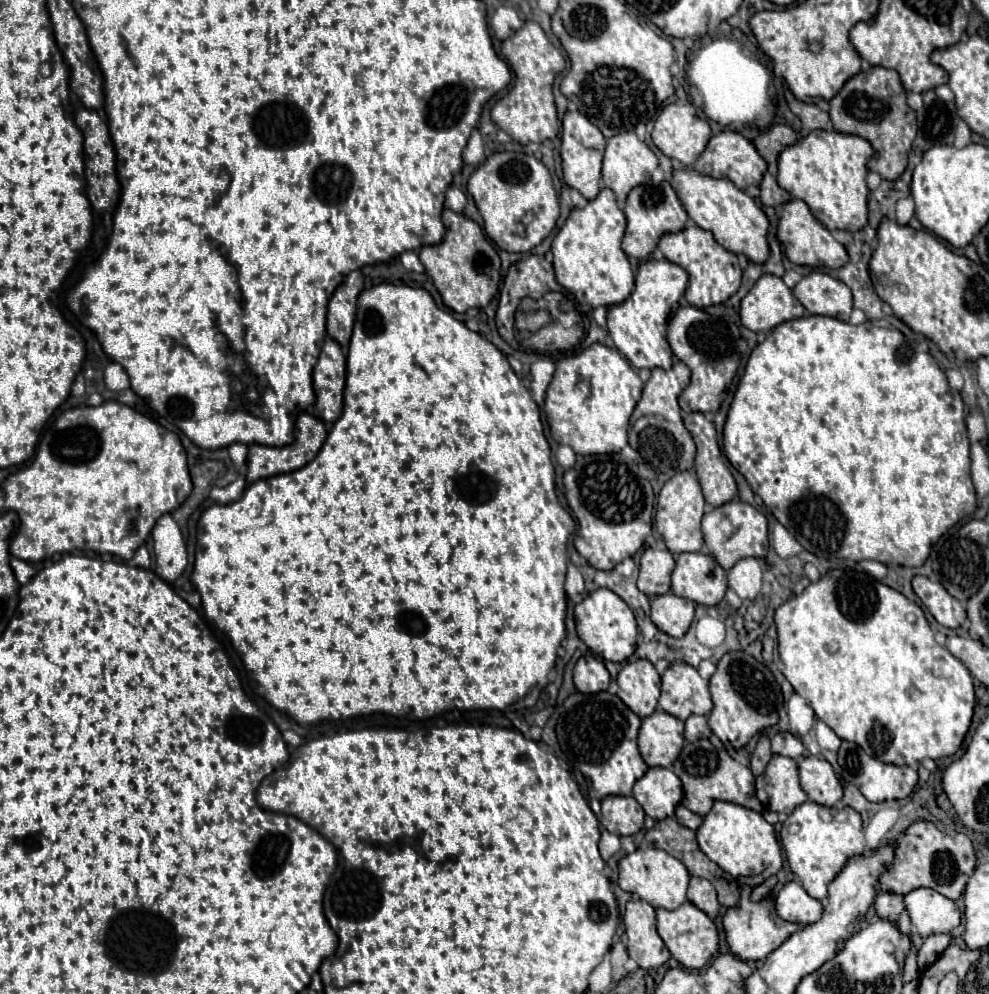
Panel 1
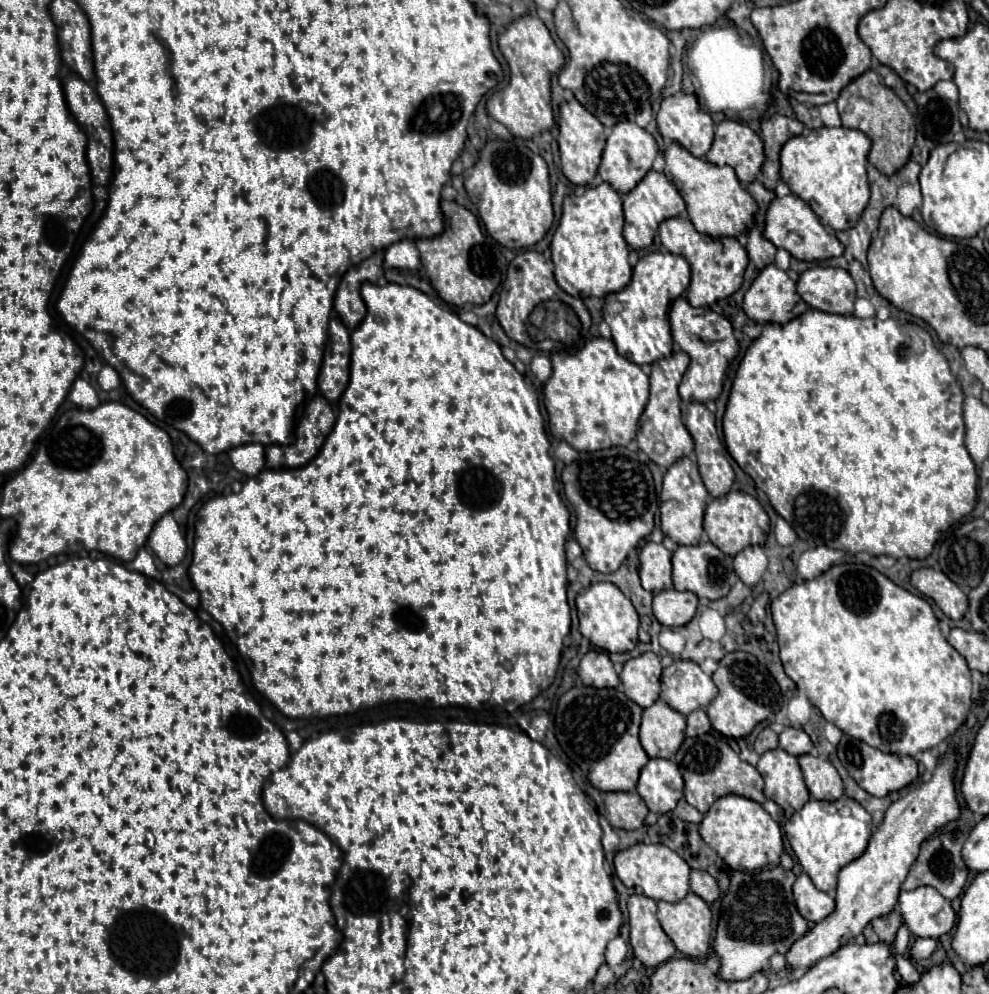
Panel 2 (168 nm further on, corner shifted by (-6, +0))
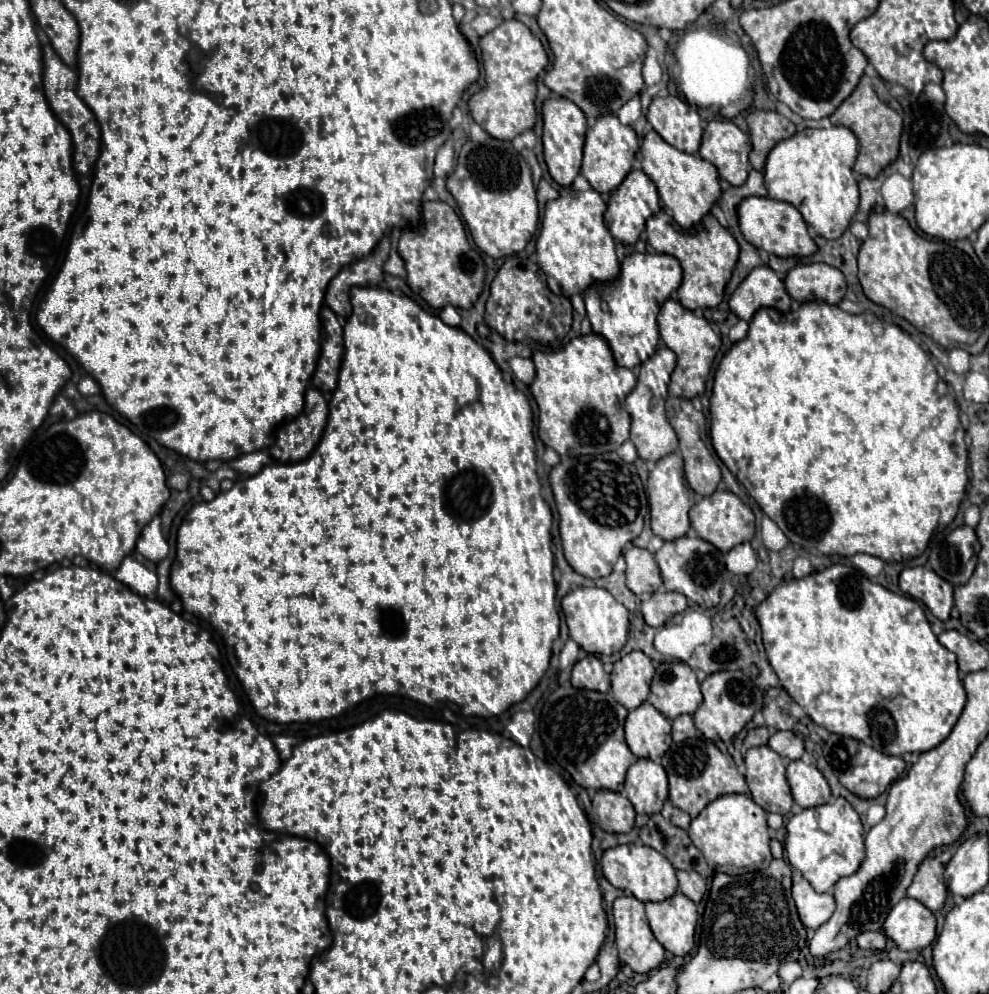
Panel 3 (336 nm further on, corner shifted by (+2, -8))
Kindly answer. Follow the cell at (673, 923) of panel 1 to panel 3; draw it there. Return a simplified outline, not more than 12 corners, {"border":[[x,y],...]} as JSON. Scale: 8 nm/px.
{"border":[[682,892],[646,902],[656,940],[674,956],[694,948],[696,904]]}

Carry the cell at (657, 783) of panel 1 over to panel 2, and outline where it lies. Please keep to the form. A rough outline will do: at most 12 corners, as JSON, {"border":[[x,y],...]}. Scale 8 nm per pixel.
{"border":[[672,760],[640,772],[638,794],[650,812],[672,812],[684,780]]}

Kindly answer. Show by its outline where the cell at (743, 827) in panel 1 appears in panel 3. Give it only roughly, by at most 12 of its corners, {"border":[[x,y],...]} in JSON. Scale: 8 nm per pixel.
{"border":[[748,794],[712,800],[688,836],[716,872],[768,866],[766,812]]}

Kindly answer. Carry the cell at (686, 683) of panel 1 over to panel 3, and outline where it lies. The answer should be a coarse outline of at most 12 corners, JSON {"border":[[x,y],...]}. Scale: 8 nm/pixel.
{"border":[[660,664],[648,702],[670,720],[702,704],[694,670]]}

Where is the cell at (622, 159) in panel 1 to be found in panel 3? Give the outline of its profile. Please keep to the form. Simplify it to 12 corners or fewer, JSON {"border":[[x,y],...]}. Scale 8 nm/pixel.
{"border":[[614,114],[586,132],[580,172],[612,192],[632,170],[638,138]]}

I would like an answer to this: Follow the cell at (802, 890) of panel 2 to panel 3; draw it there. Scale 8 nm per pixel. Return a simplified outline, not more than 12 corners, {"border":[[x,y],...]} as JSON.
{"border":[[808,880],[792,886],[800,920],[820,928],[836,904],[832,892],[816,892]]}

